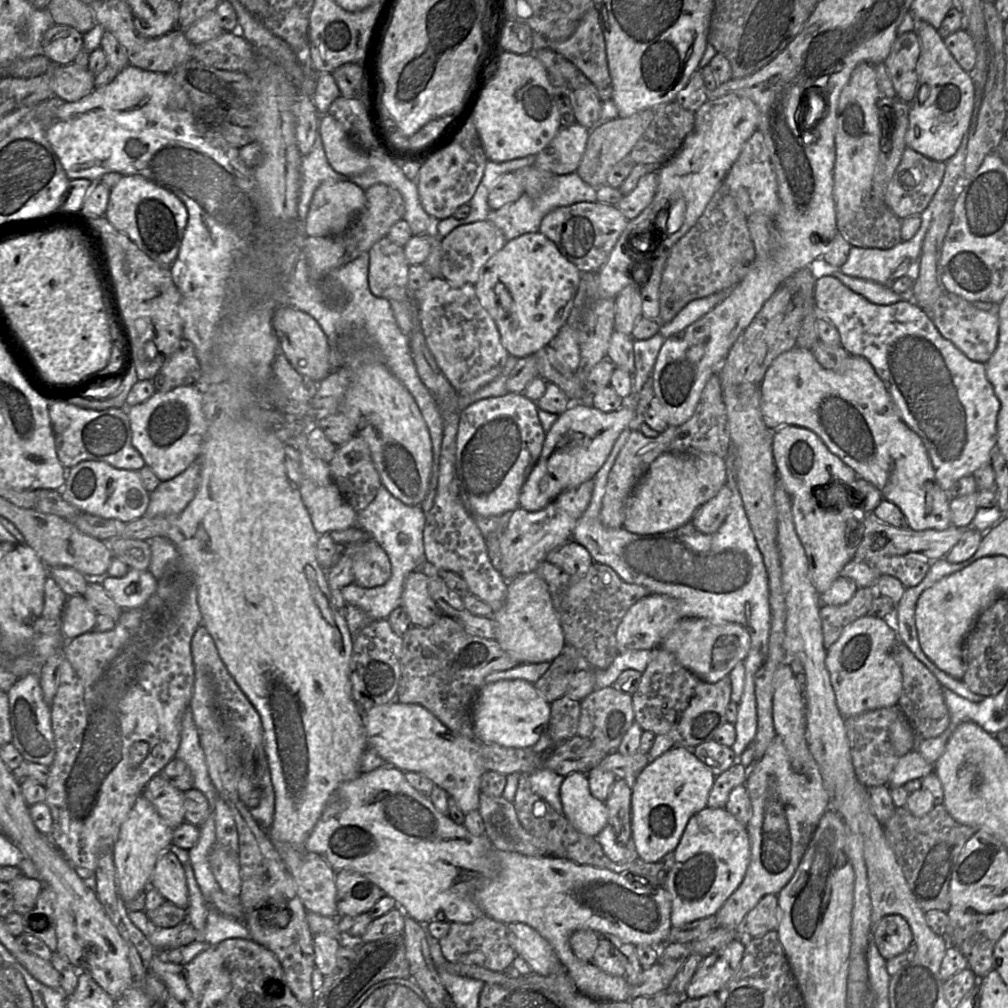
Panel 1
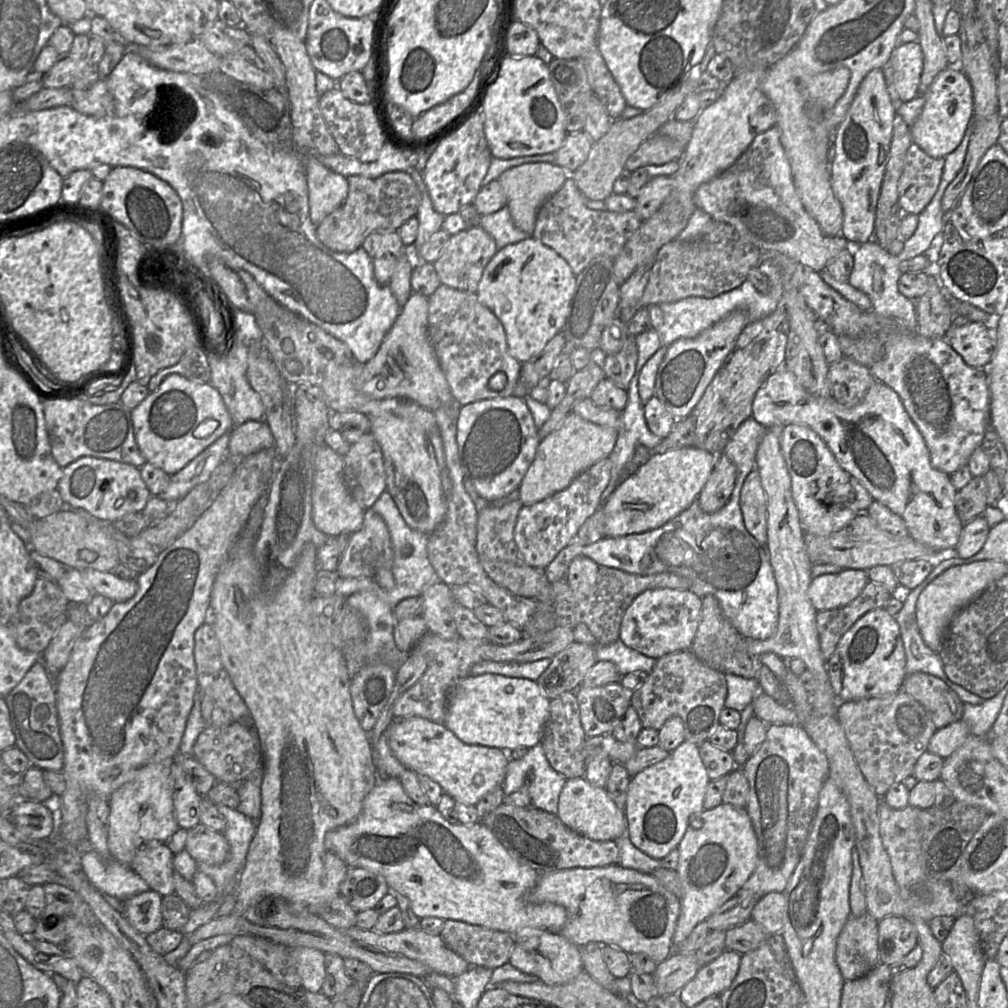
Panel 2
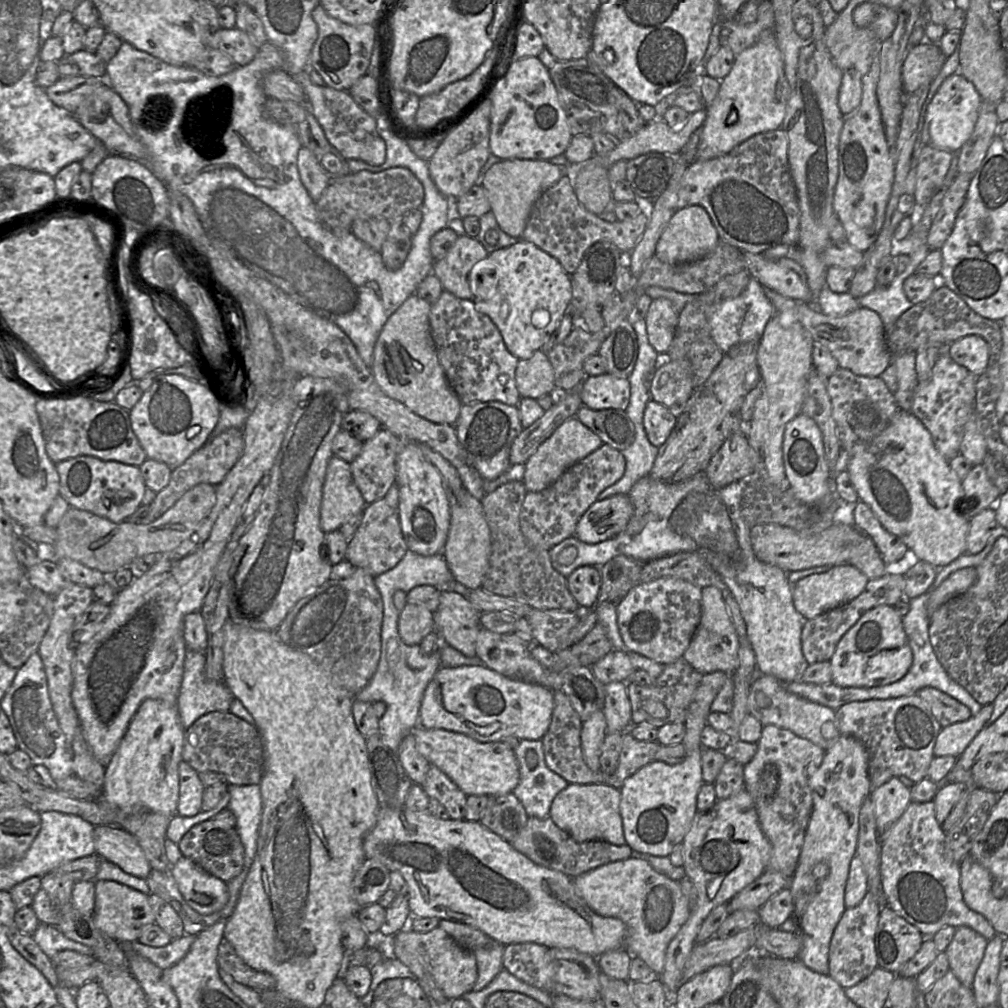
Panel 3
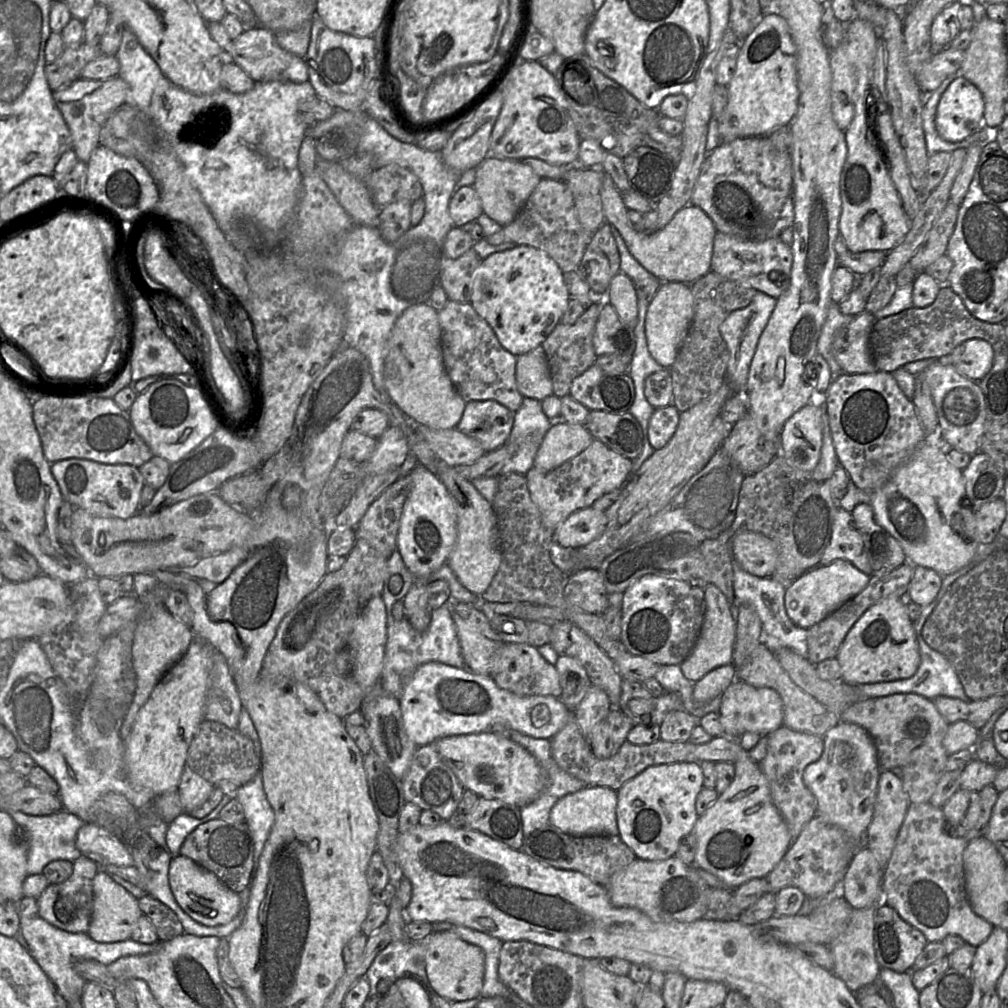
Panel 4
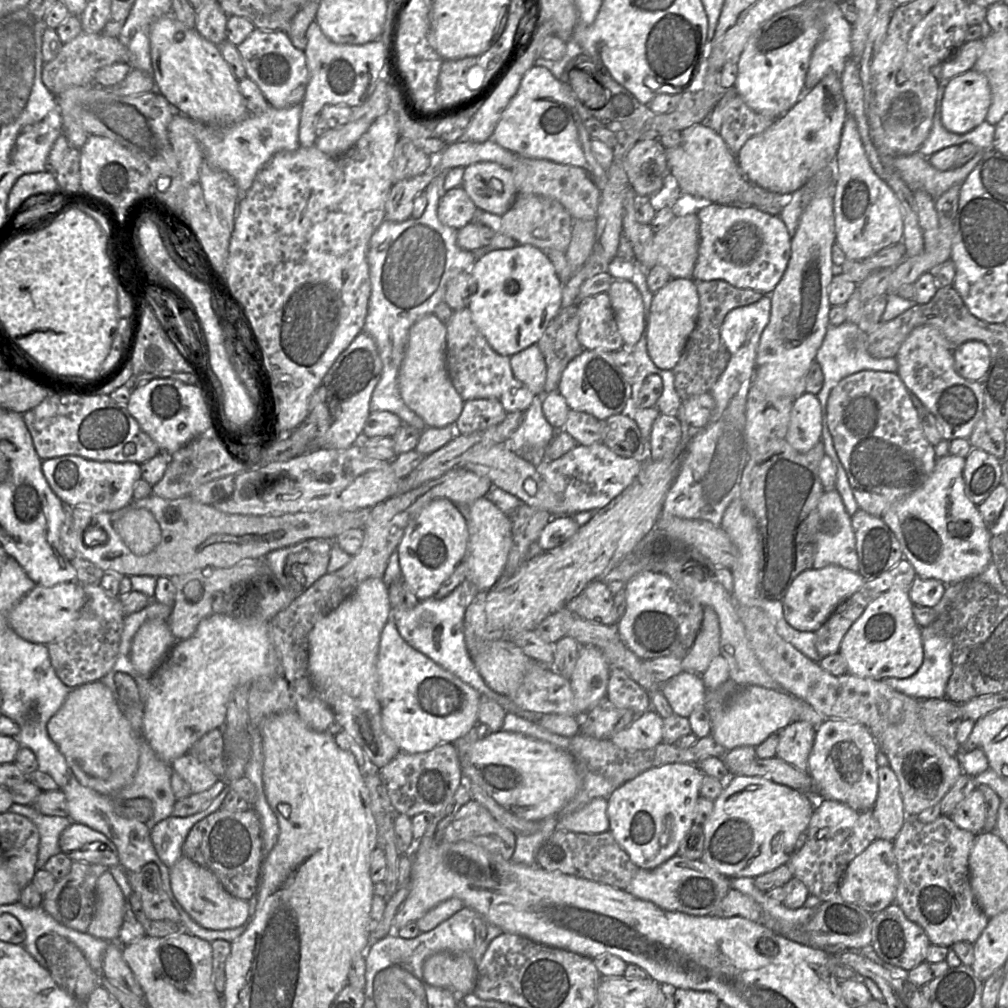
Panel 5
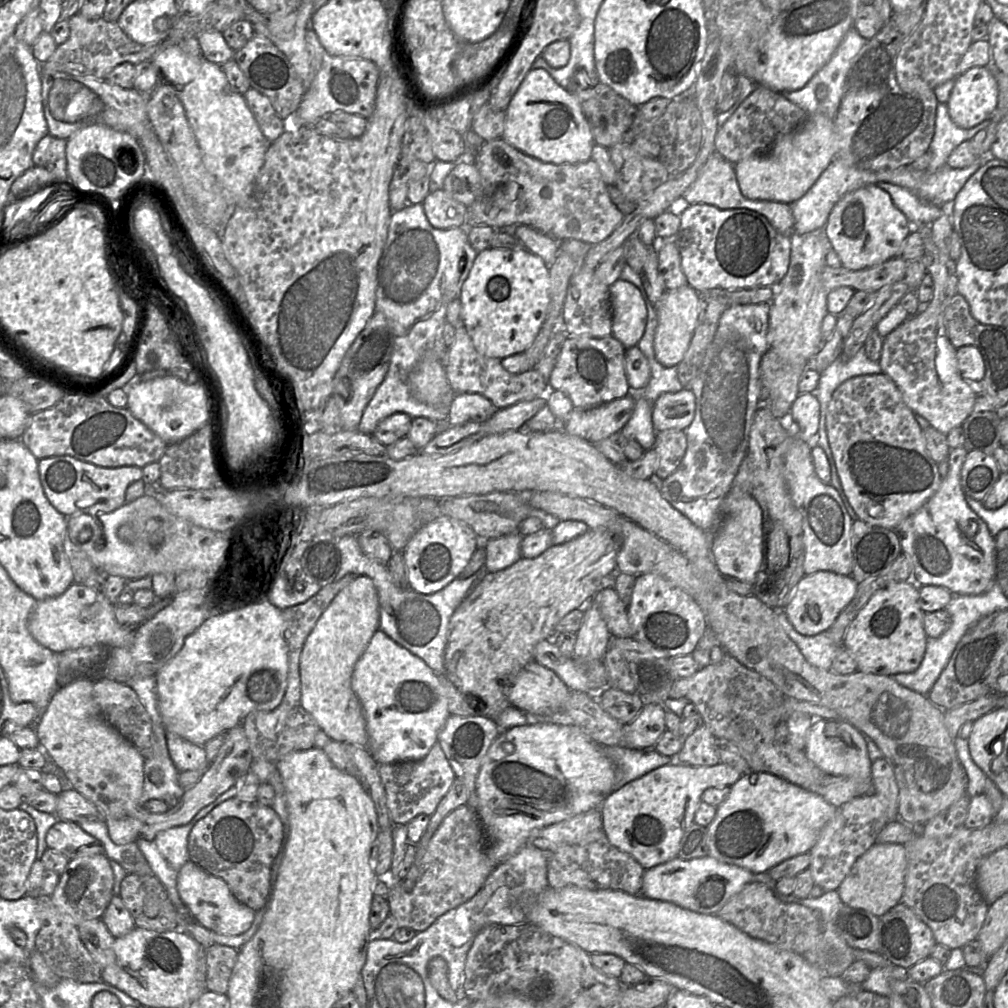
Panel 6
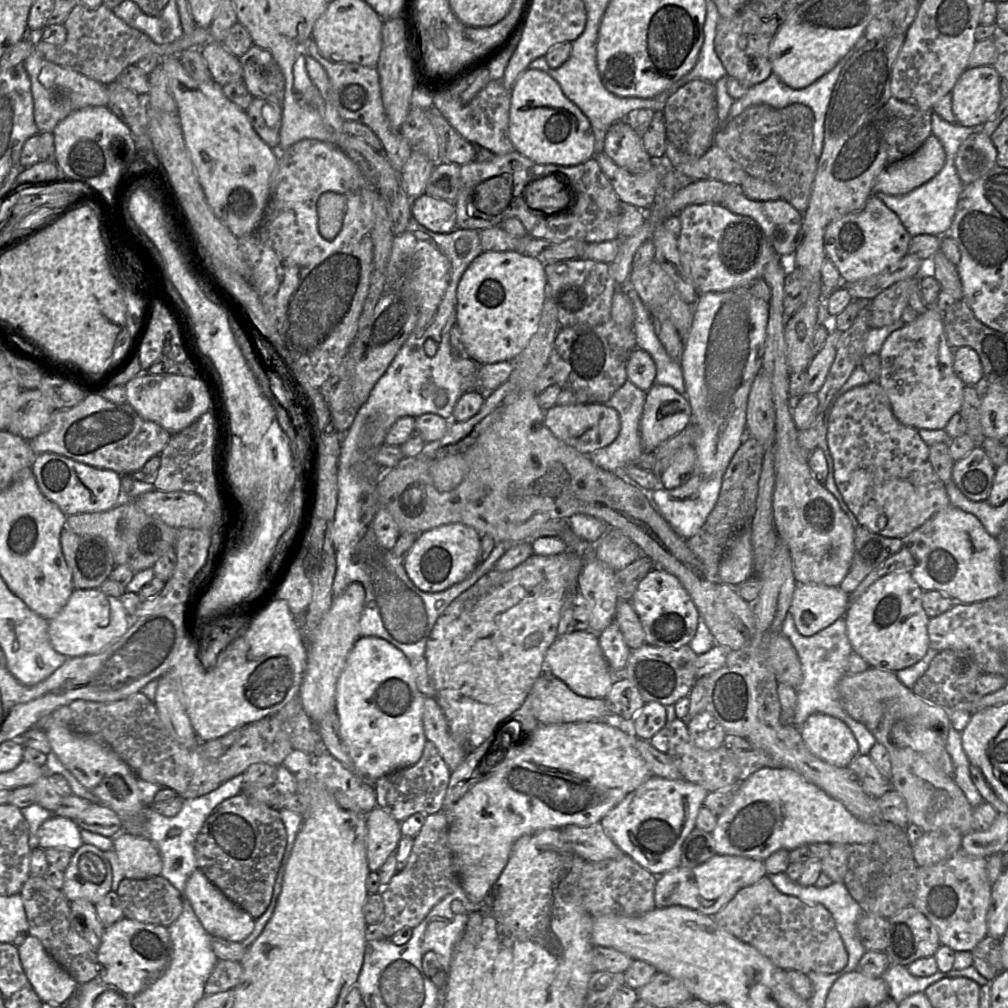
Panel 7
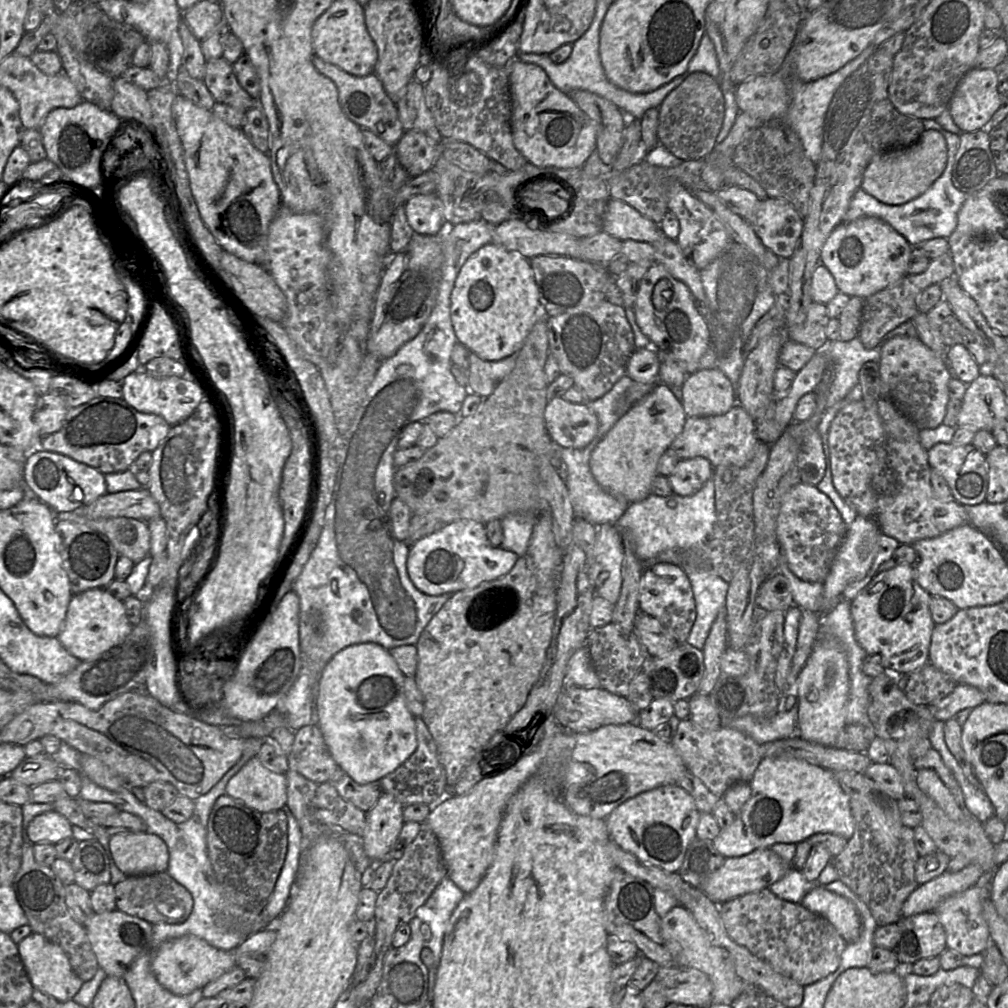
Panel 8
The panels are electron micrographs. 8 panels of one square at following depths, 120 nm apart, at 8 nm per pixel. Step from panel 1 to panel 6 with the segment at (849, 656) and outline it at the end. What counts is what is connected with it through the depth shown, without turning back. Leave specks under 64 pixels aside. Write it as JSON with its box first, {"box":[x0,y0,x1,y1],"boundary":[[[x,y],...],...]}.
{"box":[843,581,928,676],"boundary":[[[913,581],[890,583],[873,594],[849,625],[843,640],[843,647],[855,658],[858,671],[887,676],[914,672],[926,651],[928,636],[923,626],[924,613],[919,607],[919,586]]]}

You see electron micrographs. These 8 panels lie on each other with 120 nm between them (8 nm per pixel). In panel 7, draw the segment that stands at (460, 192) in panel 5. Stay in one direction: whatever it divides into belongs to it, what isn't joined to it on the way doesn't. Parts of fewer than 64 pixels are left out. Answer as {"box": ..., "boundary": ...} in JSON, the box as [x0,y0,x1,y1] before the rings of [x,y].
{"box":[411,193,457,233],"boundary":[[[427,193],[412,200],[411,214],[419,224],[435,233],[450,233],[457,228],[454,202]]]}

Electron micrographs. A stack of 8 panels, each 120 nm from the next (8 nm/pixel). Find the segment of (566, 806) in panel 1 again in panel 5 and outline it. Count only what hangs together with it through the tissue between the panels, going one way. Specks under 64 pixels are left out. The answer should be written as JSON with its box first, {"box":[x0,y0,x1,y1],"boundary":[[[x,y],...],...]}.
{"box":[558,798,609,834],"boundary":[[[595,798],[581,809],[558,819],[558,830],[598,834],[609,831],[606,798]]]}

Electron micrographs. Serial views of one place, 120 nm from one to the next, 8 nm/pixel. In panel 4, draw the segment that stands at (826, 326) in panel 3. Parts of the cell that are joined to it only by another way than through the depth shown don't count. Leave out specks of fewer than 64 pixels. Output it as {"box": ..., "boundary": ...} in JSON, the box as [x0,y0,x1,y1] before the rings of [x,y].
{"box":[832,311,878,374],"boundary":[[[862,311],[855,315],[849,324],[839,328],[835,332],[832,341],[832,353],[843,373],[868,374],[878,371],[870,350],[870,334],[875,321],[874,314]]]}

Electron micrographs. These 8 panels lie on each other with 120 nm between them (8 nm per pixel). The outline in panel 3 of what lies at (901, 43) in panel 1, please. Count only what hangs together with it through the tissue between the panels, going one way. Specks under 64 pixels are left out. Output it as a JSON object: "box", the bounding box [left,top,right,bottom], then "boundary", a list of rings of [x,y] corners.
{"box":[902,41,946,93],"boundary":[[[923,41],[908,50],[902,66],[902,85],[905,93],[927,88],[940,73],[946,56],[940,46]]]}

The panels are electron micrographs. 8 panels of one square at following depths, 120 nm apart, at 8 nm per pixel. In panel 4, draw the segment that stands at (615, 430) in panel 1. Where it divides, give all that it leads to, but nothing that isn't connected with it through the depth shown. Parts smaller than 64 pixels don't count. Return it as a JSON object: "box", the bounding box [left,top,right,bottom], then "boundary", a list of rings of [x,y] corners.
{"box":[533,421,593,470],"boundary":[[[554,421],[536,453],[533,467],[553,470],[584,451],[593,440],[585,425]]]}

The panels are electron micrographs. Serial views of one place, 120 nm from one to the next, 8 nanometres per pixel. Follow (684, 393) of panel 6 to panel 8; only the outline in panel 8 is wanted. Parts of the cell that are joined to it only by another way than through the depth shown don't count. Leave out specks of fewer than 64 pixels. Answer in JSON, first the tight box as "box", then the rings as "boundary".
{"box":[590,382,685,503],"boundary":[[[658,382],[653,390],[635,404],[595,447],[590,458],[590,469],[597,483],[610,495],[628,503],[638,502],[651,494],[651,484],[657,473],[660,457],[680,434],[685,424],[682,402],[679,402],[670,387]]]}

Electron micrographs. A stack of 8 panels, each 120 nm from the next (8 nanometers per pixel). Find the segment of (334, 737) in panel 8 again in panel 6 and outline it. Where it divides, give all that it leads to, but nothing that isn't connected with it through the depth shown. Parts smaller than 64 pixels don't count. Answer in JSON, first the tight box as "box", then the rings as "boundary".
{"box":[351,629,451,764],"boundary":[[[378,629],[373,634],[366,649],[364,650],[363,654],[360,656],[360,658],[354,666],[351,678],[351,687],[356,696],[358,697],[363,709],[363,714],[366,722],[366,730],[368,735],[367,749],[369,750],[373,759],[378,764],[422,760],[428,754],[428,752],[434,746],[434,744],[437,742],[440,730],[443,728],[443,726],[446,723],[446,720],[451,715],[448,711],[448,701],[445,695],[445,689],[441,682],[441,679],[443,677],[445,676],[437,675],[421,658],[415,656],[404,647],[398,645],[383,631]]]}

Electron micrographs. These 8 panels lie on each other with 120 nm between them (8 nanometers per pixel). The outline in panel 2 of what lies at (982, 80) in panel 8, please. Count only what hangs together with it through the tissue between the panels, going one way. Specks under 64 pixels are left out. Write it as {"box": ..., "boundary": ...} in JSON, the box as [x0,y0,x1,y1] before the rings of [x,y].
{"box":[910,65,974,158],"boundary":[[[949,65],[933,80],[925,94],[925,103],[910,127],[912,141],[933,158],[945,158],[961,143],[974,112],[974,99],[967,76],[957,66]]]}

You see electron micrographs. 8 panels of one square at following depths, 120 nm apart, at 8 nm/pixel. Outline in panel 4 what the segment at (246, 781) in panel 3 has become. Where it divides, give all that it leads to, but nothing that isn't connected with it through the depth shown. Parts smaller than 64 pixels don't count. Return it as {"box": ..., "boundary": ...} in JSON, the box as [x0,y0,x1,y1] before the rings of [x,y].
{"box":[186,719,261,786],"boundary":[[[204,719],[188,749],[186,764],[213,784],[230,780],[242,786],[261,773],[261,754],[253,741],[238,729],[231,729],[219,722]]]}

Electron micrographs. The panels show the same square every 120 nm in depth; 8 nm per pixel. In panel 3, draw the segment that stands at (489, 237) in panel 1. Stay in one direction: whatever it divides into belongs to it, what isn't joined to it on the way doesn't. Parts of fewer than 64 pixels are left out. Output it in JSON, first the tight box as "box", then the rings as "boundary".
{"box":[433,236,488,301],"boundary":[[[459,236],[441,260],[435,260],[433,273],[444,290],[458,298],[473,301],[469,282],[472,267],[488,256],[488,252],[476,238]]]}

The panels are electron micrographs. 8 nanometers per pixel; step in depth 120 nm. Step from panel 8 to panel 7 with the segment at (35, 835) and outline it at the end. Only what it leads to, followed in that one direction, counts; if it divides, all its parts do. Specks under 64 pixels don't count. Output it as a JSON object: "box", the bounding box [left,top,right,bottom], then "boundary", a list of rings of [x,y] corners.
{"box":[37,815,84,852],"boundary":[[[52,815],[37,831],[39,847],[44,850],[56,848],[74,852],[84,844],[79,831],[74,820]]]}

